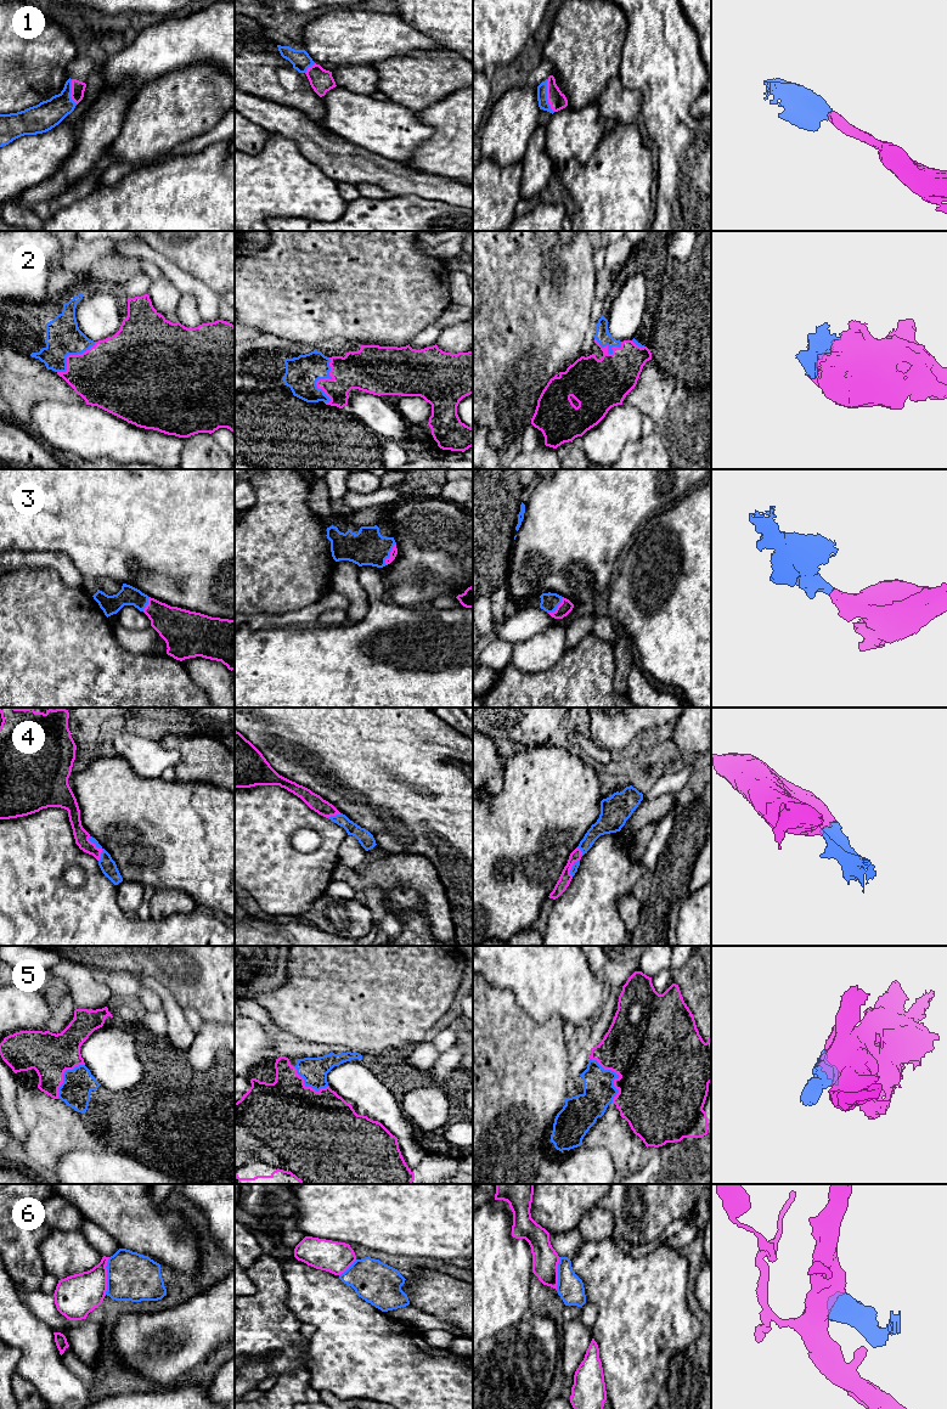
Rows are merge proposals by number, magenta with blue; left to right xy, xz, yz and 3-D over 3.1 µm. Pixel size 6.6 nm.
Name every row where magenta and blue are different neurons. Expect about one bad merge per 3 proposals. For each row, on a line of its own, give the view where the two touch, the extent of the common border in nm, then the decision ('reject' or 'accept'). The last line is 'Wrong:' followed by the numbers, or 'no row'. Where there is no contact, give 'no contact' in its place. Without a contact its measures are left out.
1: meets magenta in yz; contact 220 nm long; accept
2: meets magenta in xz; contact 300 nm long; accept
3: meets magenta in xz; contact 160 nm long; accept
4: meets magenta in xy; contact 180 nm long; accept
5: meets magenta in yz; contact 340 nm long; reject
6: meets magenta in xy; contact 260 nm long; reject
Wrong: 5, 6

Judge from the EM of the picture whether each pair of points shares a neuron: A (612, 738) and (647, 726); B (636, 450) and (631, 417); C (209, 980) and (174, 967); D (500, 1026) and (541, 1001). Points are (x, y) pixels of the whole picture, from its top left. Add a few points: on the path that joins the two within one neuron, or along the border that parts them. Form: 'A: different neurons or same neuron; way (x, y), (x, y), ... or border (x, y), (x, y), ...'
A: same neuron; way (620, 730), (624, 726), (638, 726)
B: different neurons; border (642, 437), (629, 441), (618, 456)
C: same neuron; way (201, 971), (196, 967), (182, 967)
D: different neurons; border (507, 987), (537, 1023), (552, 1016)

